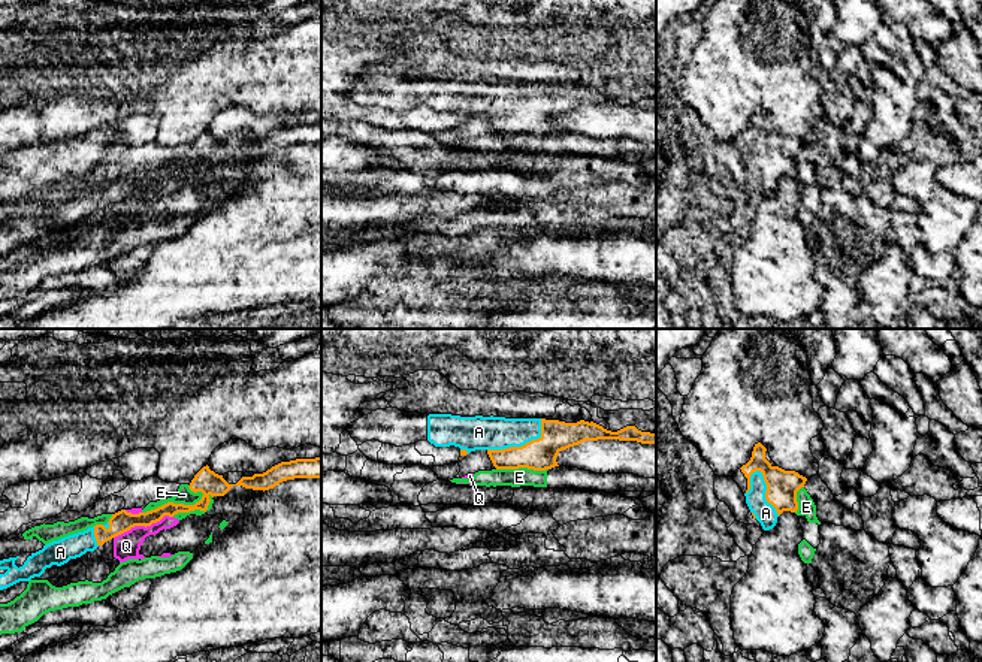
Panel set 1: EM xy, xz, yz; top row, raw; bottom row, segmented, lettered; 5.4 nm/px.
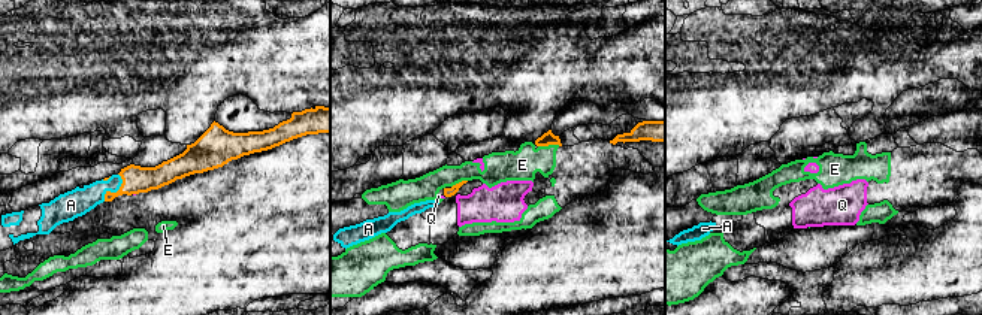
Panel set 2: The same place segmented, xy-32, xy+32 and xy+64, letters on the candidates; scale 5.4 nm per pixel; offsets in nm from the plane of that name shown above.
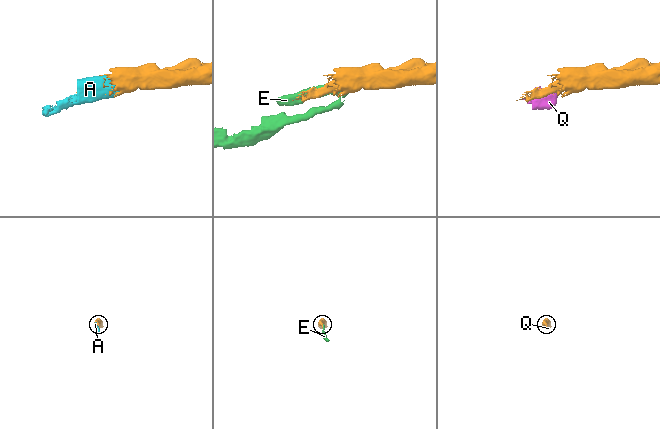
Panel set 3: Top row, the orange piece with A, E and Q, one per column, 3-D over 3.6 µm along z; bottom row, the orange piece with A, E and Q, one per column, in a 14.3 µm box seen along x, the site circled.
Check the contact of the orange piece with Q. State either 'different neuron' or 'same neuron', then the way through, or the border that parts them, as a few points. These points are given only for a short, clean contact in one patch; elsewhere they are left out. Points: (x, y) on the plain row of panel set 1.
different neuron | along xy (172, 181), (163, 181), (145, 192), (132, 192), (114, 203)

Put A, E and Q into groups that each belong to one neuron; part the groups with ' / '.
A / E Q

